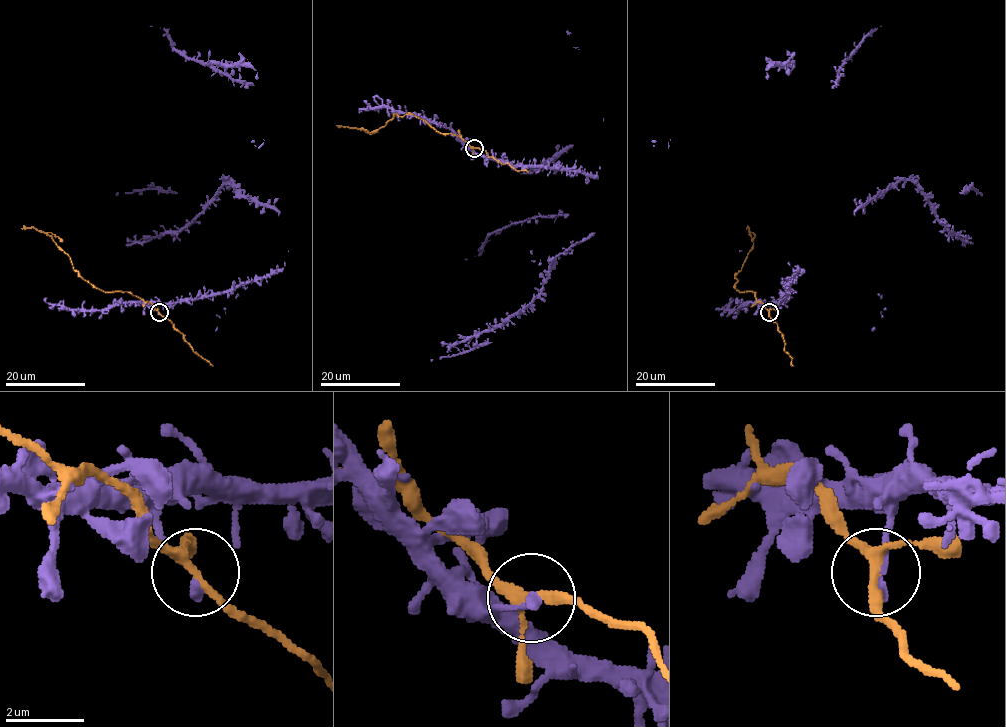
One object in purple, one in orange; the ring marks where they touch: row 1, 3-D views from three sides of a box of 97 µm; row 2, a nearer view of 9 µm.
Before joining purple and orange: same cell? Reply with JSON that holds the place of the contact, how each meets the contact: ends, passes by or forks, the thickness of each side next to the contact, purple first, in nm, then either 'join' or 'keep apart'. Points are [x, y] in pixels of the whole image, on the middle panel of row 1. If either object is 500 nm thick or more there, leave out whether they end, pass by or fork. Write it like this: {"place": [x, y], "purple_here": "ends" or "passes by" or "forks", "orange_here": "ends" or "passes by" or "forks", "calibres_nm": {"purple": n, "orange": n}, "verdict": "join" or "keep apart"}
{"place": [474, 148], "purple_here": "ends", "orange_here": "forks", "calibres_nm": {"purple": 280, "orange": 200}, "verdict": "join"}

